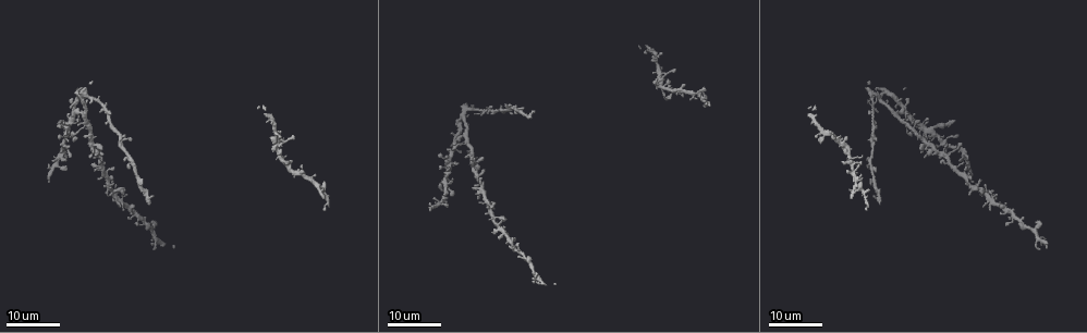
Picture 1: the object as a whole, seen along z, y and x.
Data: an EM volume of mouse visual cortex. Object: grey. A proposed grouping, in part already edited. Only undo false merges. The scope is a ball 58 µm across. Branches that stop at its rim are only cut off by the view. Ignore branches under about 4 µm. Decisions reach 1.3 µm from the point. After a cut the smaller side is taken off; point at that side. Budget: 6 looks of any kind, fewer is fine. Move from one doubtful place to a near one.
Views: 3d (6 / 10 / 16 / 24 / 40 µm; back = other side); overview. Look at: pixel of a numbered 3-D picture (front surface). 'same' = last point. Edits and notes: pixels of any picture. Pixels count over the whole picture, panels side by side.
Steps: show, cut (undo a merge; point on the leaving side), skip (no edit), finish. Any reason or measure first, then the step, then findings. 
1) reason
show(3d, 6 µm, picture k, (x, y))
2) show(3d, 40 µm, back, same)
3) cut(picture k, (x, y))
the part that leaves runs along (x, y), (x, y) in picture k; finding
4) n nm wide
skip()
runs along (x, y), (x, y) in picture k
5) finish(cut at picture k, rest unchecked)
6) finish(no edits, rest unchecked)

show(3d, 16 µm, picture 1, (847, 148))

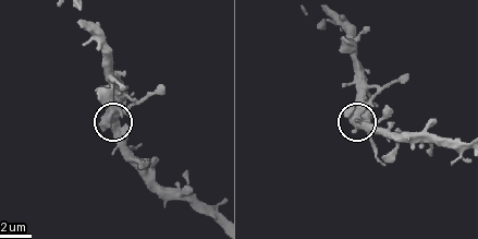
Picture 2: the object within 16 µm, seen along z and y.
show(3d, 10 µm, picture 2, (115, 123))

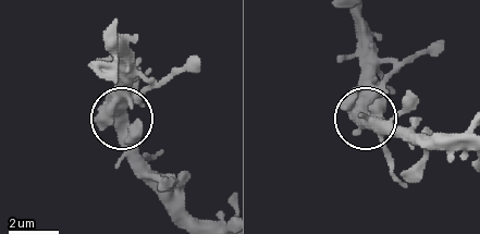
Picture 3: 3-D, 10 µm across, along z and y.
skip()
continuous, no second neuron

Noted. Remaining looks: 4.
small branch off a trunk
show(3d, 24 µm, picture 1, (947, 154))

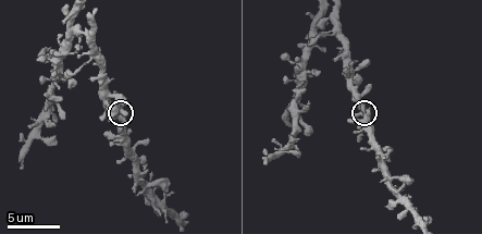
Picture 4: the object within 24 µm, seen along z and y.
zoom in
show(3d, 10 µm, picture 4, (124, 117))

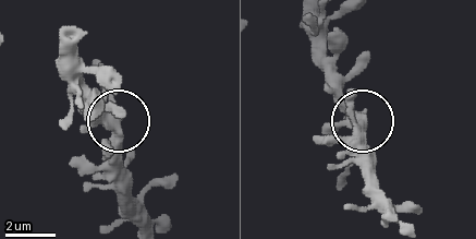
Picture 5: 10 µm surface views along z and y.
4 arms
skip()
continuous, no second neuron

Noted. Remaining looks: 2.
three-way junction
show(3d, 24 µm, picture 1, (881, 195))

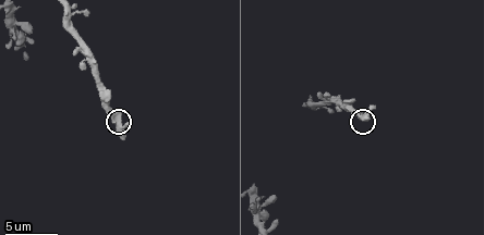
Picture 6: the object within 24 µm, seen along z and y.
zoom in
show(3d, 10 µm, picture 6, (118, 123))

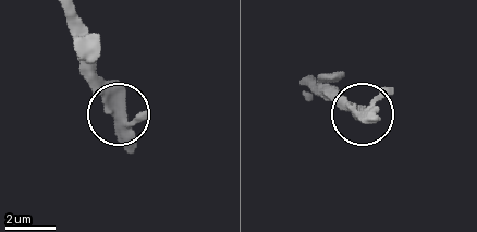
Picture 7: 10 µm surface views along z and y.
skip()
runs along (64, 14), (81, 76), (114, 111) in picture 7; one neuron here

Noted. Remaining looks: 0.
finish(no edits, rest unchecked)

